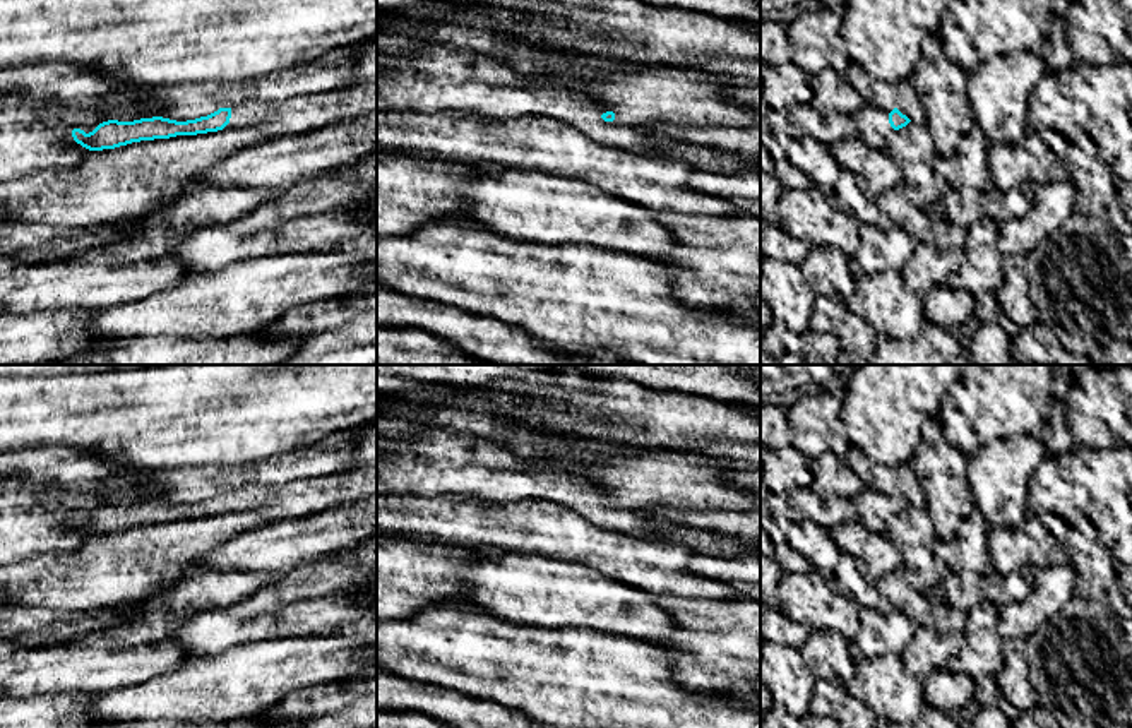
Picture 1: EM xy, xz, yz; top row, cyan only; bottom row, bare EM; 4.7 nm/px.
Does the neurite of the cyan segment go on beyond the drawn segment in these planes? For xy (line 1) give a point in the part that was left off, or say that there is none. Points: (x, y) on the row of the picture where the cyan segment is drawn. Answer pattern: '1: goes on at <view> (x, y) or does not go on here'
1: does not go on here

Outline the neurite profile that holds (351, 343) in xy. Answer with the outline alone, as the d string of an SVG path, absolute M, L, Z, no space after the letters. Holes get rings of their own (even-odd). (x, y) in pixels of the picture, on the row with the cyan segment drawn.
M363 307L341 325L300 339L295 353L274 365L377 365L377 307Z

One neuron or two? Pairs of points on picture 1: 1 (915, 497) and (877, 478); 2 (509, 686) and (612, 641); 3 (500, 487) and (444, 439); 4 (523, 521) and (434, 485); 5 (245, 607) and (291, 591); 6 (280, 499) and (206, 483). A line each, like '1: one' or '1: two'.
1: one
2: one
3: one
4: two
5: one
6: two

